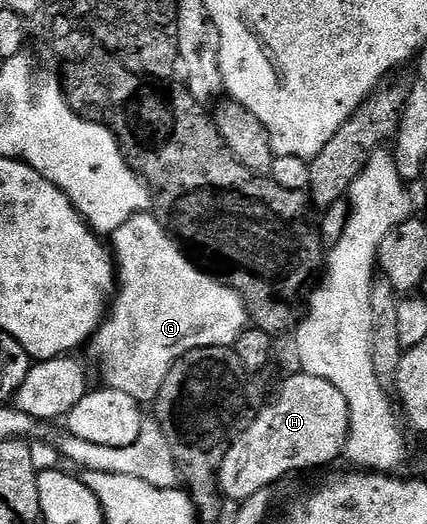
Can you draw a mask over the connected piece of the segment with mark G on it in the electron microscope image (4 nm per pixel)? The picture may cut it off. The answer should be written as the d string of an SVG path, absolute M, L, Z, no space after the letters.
M154 214L135 215L129 221L125 221L125 225L121 225L121 229L117 229L114 235L110 236L109 247L113 252L117 268L117 290L109 304L109 317L104 318L103 322L99 324L99 328L95 330L94 335L91 336L89 348L91 347L96 361L99 362L99 371L103 374L104 379L102 382L106 386L117 389L121 393L129 393L129 397L133 397L140 405L151 405L158 399L161 393L161 385L165 385L165 377L169 377L169 369L173 369L173 365L182 355L187 355L190 351L196 351L202 347L231 347L237 341L237 337L249 325L247 307L233 287L227 287L220 283L215 276L208 275L206 271L196 267L185 254L184 248L176 242L170 231L161 226Z

